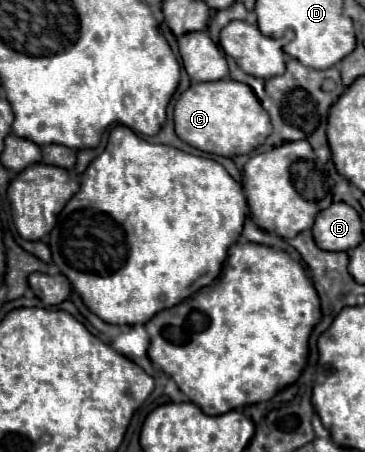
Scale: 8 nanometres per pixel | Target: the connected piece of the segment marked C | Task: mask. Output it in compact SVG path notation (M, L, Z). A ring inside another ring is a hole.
M233 79L191 83L191 87L175 103L173 117L175 133L181 141L199 151L223 157L247 155L255 147L259 147L271 133L271 119L267 111L263 111L253 89Z

